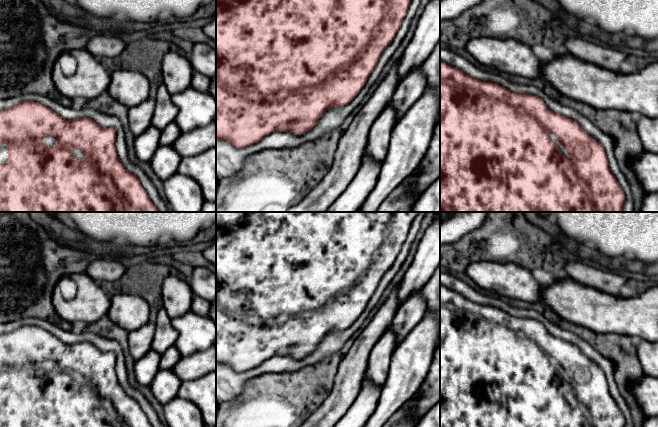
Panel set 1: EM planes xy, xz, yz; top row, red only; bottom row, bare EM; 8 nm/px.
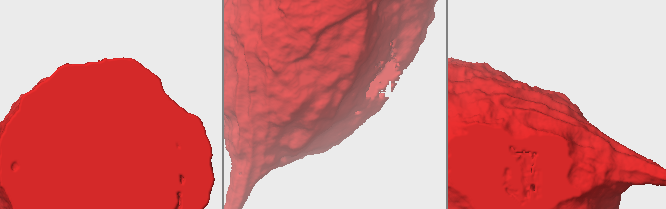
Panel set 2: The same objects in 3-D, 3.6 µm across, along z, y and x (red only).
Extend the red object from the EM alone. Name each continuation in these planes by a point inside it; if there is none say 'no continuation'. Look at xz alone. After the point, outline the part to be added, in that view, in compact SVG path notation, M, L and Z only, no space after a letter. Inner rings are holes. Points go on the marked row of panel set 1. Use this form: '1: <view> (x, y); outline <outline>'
no continuation

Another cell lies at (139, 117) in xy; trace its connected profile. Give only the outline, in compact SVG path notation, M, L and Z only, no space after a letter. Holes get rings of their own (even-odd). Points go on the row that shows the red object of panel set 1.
M152 98L128 109L128 127L137 137L151 126L155 100Z

